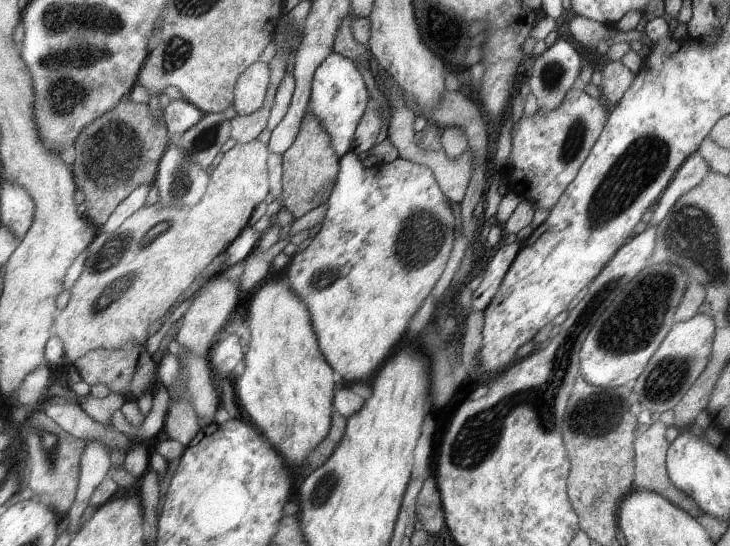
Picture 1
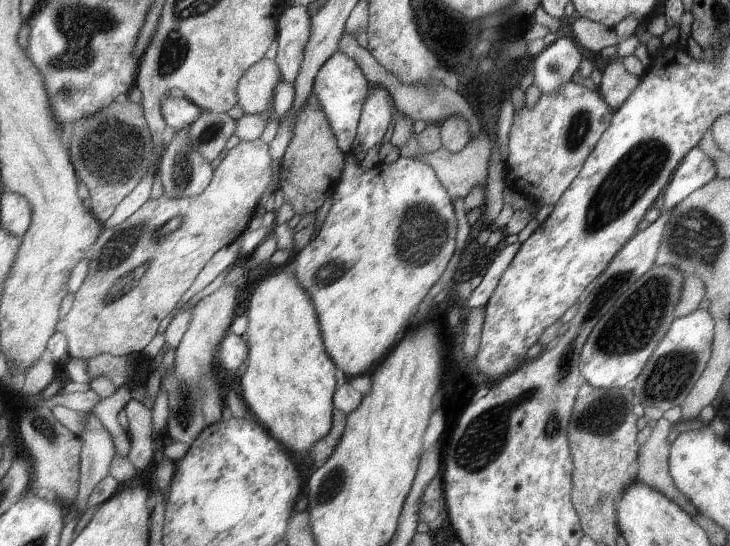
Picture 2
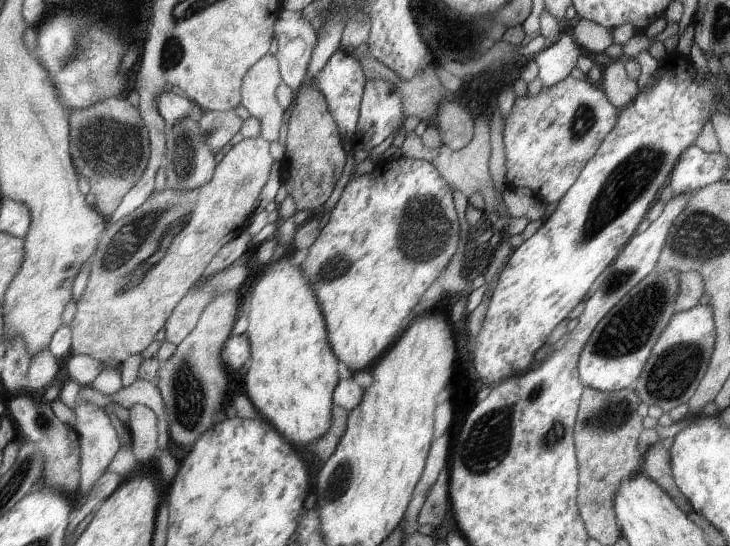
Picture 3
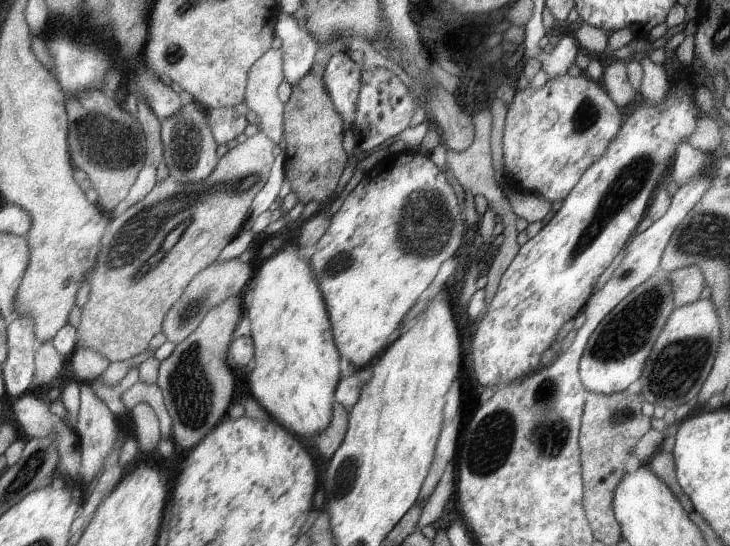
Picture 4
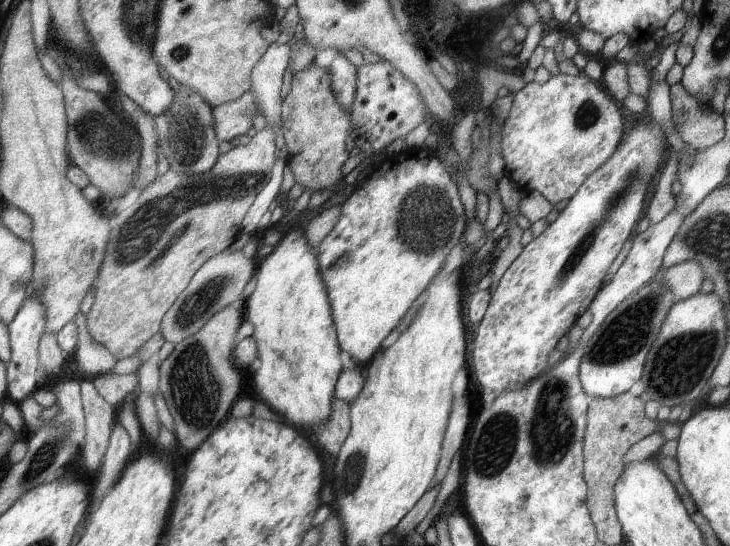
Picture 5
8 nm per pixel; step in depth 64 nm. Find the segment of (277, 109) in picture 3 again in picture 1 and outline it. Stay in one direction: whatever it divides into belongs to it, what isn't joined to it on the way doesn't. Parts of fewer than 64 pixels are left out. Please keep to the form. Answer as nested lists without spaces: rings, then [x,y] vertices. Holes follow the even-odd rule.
[[[256,61],[245,68],[237,79],[232,103],[237,115],[251,114],[263,106],[270,80],[271,68],[265,62]]]

